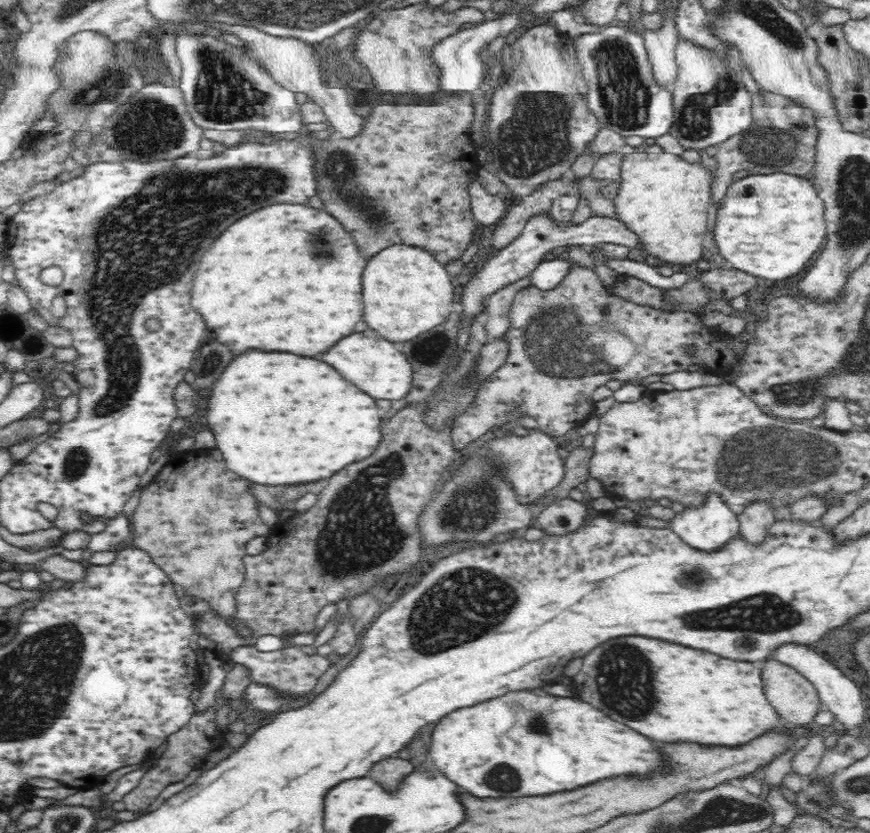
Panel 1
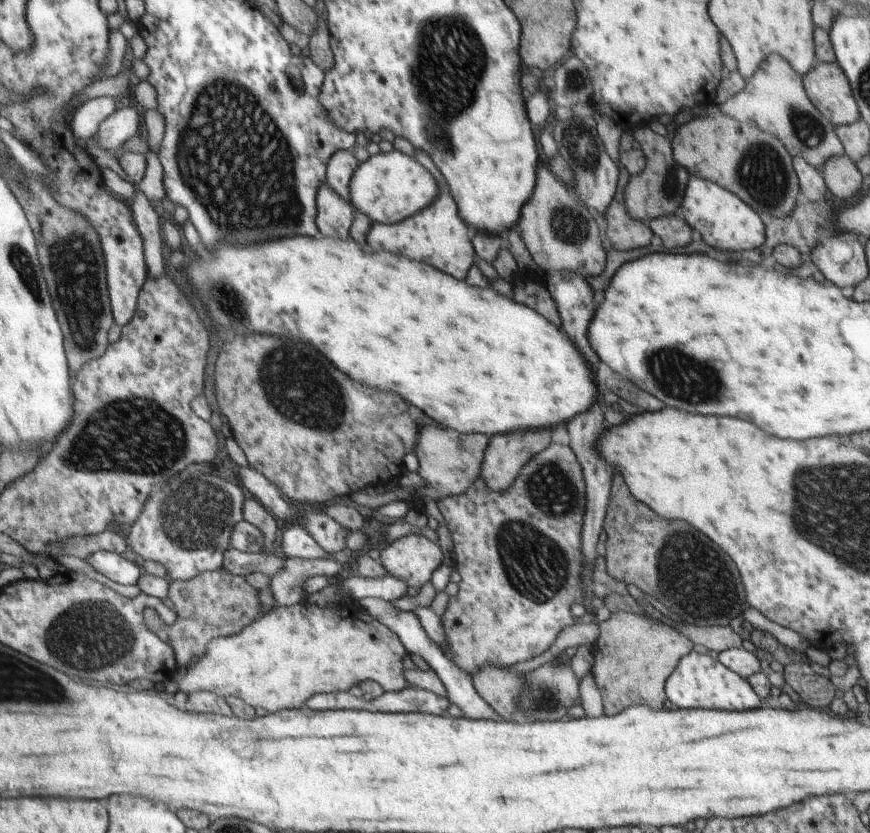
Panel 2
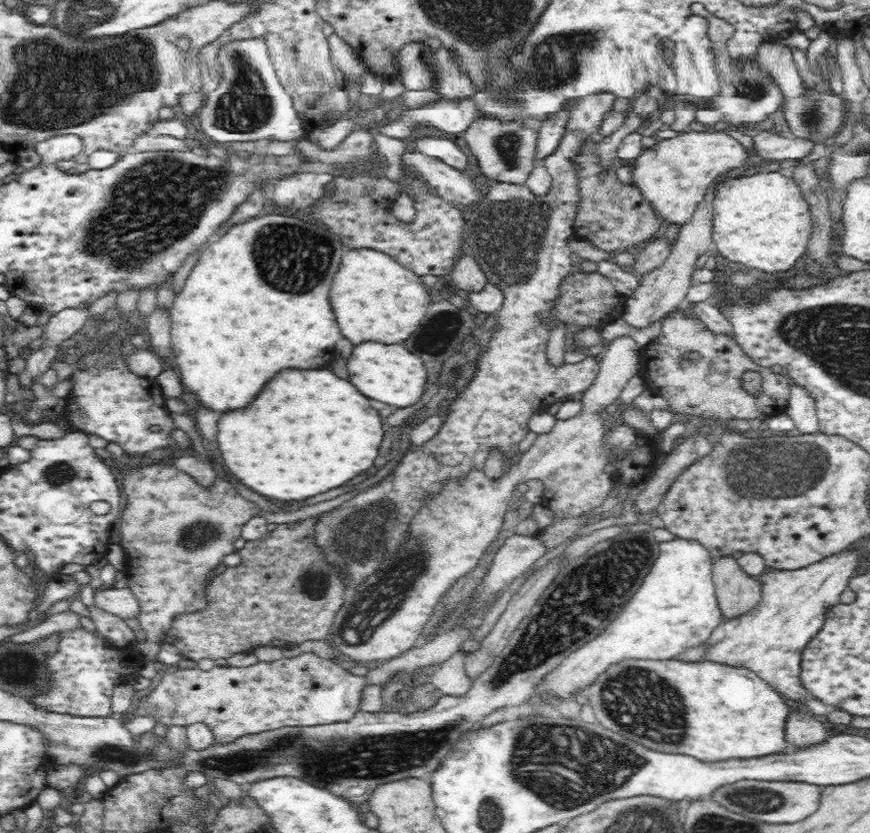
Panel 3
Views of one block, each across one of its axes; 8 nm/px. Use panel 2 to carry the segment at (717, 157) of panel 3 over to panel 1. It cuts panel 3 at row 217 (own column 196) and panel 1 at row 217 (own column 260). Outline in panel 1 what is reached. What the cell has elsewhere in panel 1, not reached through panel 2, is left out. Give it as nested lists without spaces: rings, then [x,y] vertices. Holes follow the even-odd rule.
[[[634,151],[633,153],[628,153],[624,155],[624,160],[622,160],[621,168],[621,178],[620,178],[620,192],[615,198],[615,207],[616,207],[616,218],[620,219],[626,226],[636,233],[642,243],[644,243],[644,250],[648,252],[654,258],[658,258],[662,262],[678,264],[678,265],[690,265],[695,264],[696,261],[702,258],[702,249],[703,249],[703,240],[706,236],[708,220],[708,208],[710,208],[710,196],[711,196],[711,178],[713,177],[712,171],[708,165],[704,165],[702,161],[687,161],[682,157],[682,155],[670,154],[667,152],[660,152],[654,154],[654,152],[646,151]]]

